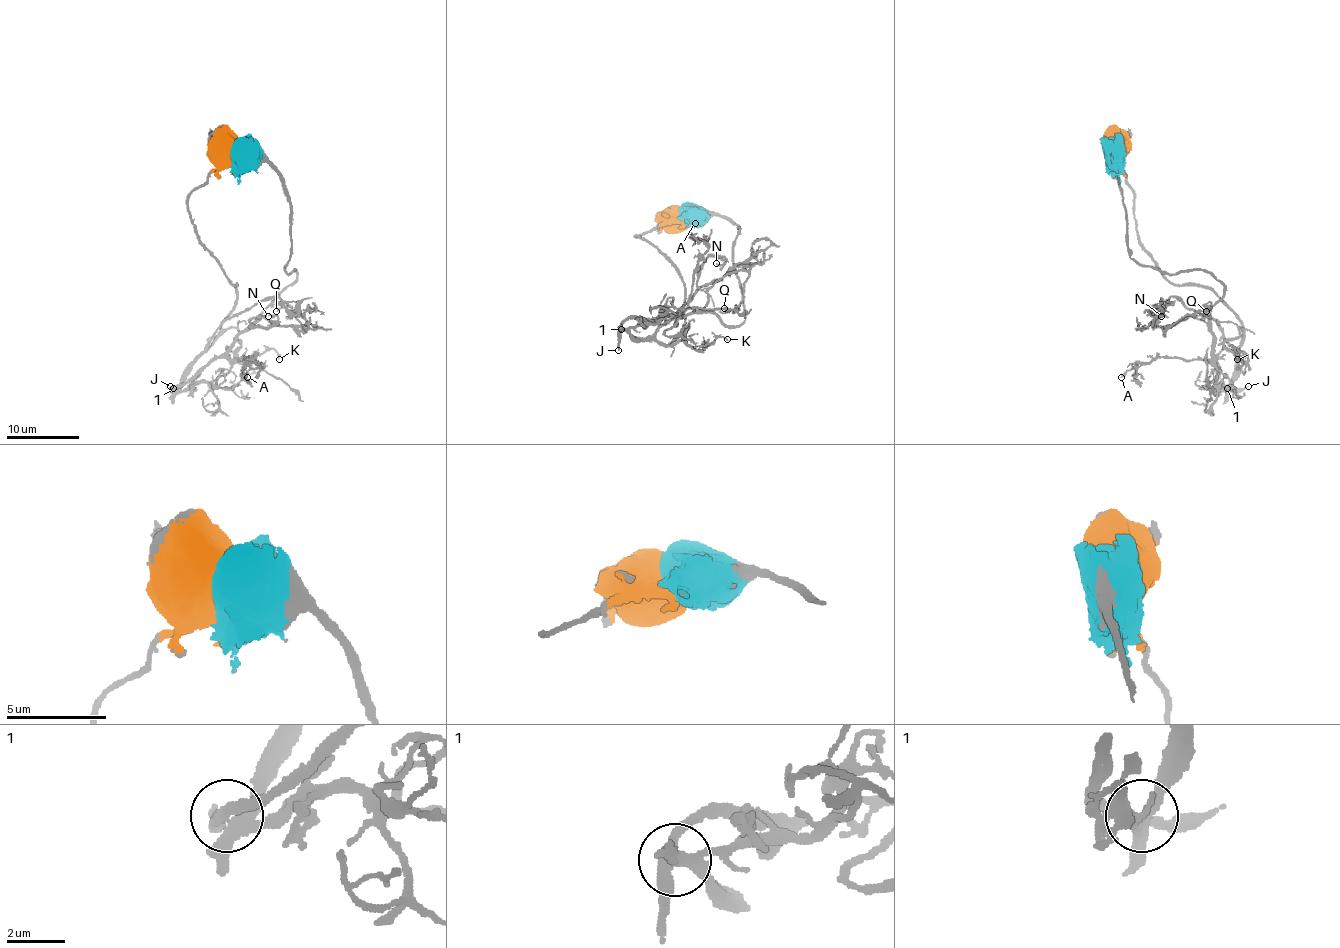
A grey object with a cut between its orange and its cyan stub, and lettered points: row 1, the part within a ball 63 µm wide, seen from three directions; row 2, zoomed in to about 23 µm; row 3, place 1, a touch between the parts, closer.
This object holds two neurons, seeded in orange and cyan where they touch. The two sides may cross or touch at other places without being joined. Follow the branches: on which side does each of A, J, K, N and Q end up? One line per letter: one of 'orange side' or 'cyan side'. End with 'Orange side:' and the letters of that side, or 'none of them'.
A: cyan side
J: cyan side
K: orange side
N: cyan side
Q: cyan side
Orange side: K

